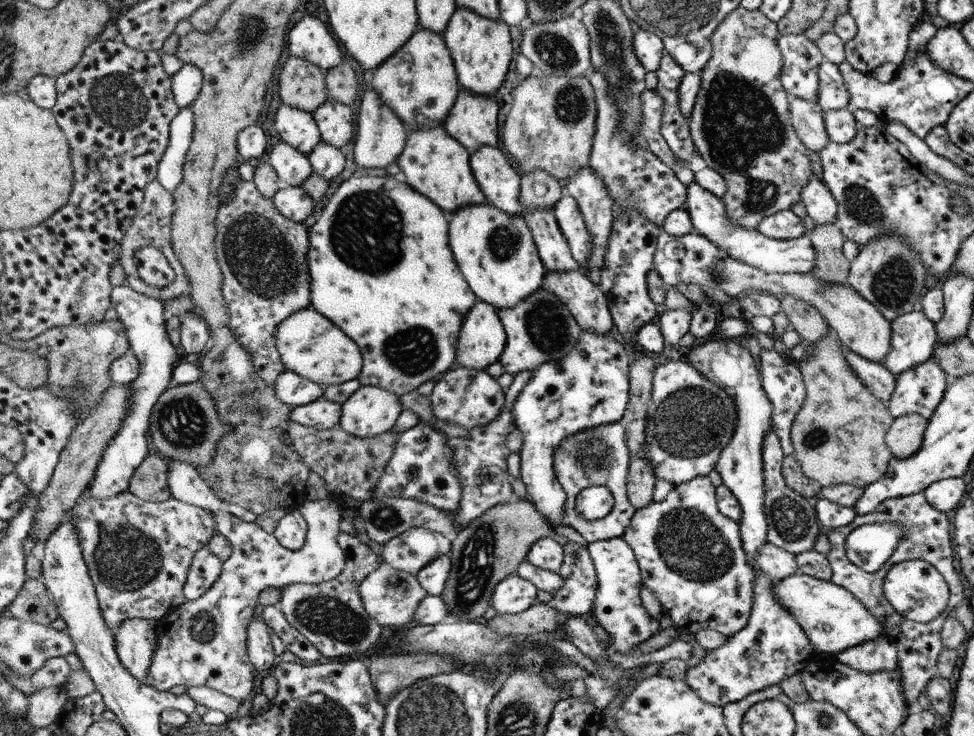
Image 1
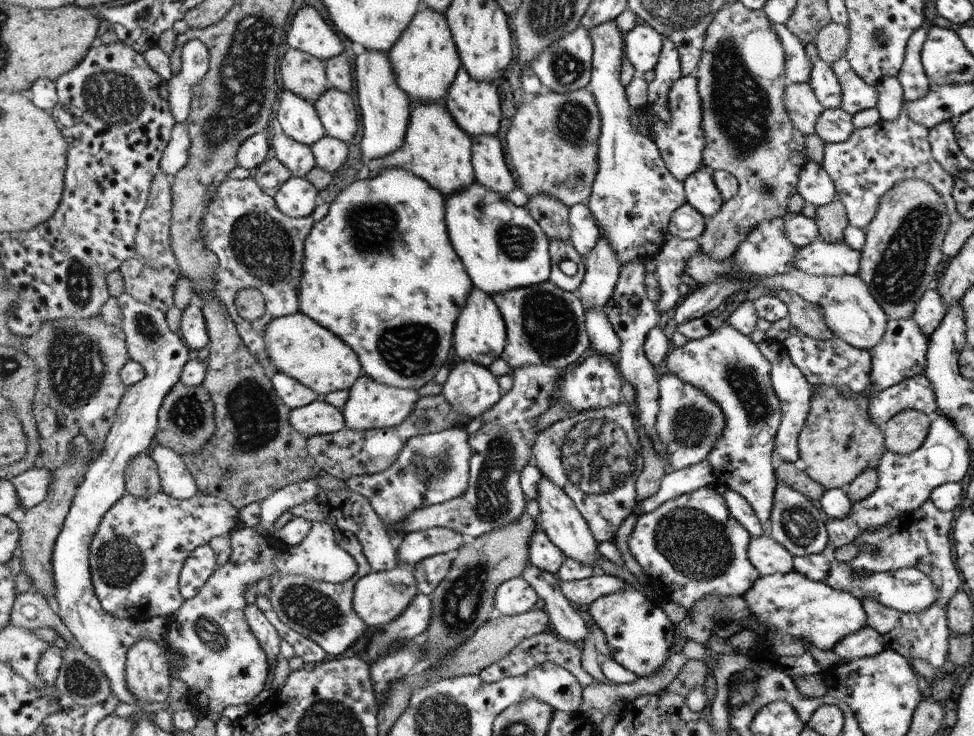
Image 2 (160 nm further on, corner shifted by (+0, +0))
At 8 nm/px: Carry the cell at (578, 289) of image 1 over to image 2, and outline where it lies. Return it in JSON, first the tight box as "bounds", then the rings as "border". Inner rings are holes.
{"bounds":[584,308,620,356],"border":[[[588,308],[584,312],[584,324],[594,352],[602,356],[620,355],[620,338],[603,308]]]}

